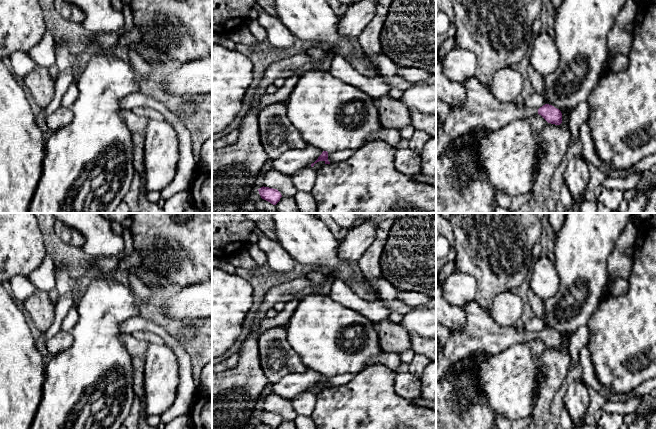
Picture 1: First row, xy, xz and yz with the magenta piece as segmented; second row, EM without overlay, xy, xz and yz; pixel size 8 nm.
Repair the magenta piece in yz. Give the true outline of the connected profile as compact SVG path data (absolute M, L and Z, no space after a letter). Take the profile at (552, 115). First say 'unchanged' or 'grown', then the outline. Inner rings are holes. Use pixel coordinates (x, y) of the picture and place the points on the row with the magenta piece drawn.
grown | M475 77L468 78L462 86L466 90L464 104L450 108L448 117L436 133L436 158L458 137L468 133L496 131L514 120L528 120L539 114L548 123L562 123L561 111L552 105L545 104L535 109L522 103L502 103Z

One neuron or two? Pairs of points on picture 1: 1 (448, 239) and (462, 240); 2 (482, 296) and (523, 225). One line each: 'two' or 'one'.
1: two
2: one

